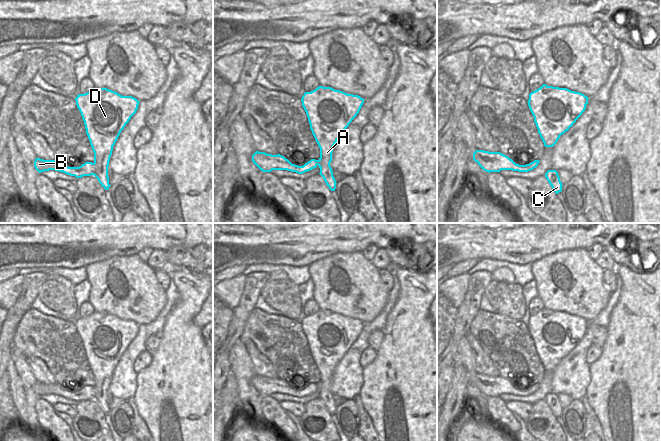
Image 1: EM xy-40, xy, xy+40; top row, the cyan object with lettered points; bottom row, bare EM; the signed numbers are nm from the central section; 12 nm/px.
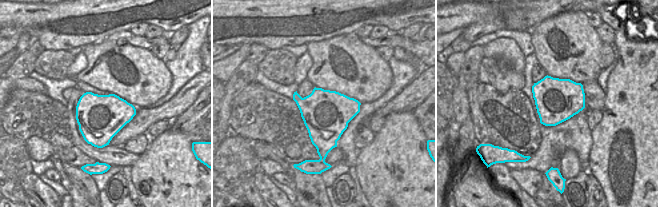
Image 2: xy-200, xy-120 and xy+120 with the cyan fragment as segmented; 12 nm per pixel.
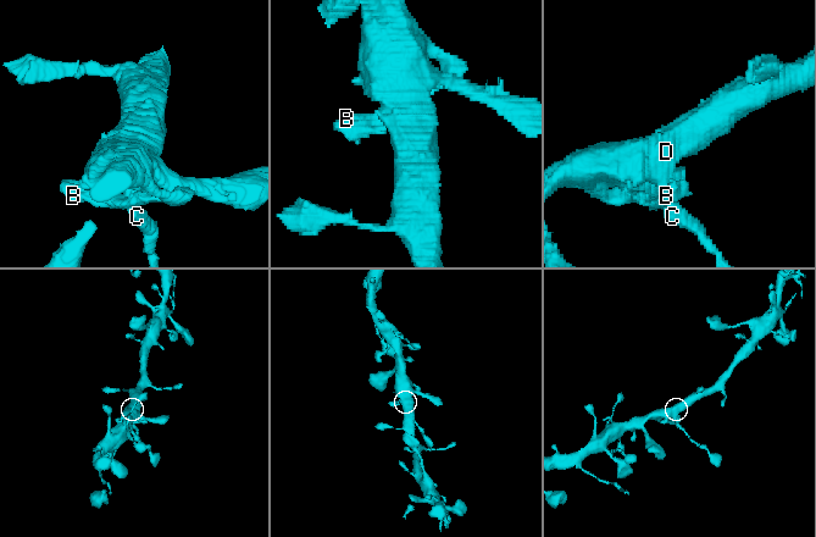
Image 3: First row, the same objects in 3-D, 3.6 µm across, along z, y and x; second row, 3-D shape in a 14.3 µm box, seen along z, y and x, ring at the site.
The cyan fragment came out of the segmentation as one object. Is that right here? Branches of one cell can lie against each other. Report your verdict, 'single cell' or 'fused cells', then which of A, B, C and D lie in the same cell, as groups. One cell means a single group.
single cell | A B C D

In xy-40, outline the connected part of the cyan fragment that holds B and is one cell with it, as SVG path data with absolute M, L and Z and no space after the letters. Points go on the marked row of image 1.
M94 88L75 98L84 121L86 134L94 152L94 162L85 162L79 167L68 167L58 159L36 158L35 169L41 173L55 170L76 178L94 175L101 186L108 190L108 166L121 131L136 113L139 101L132 96L122 96L107 88Z

